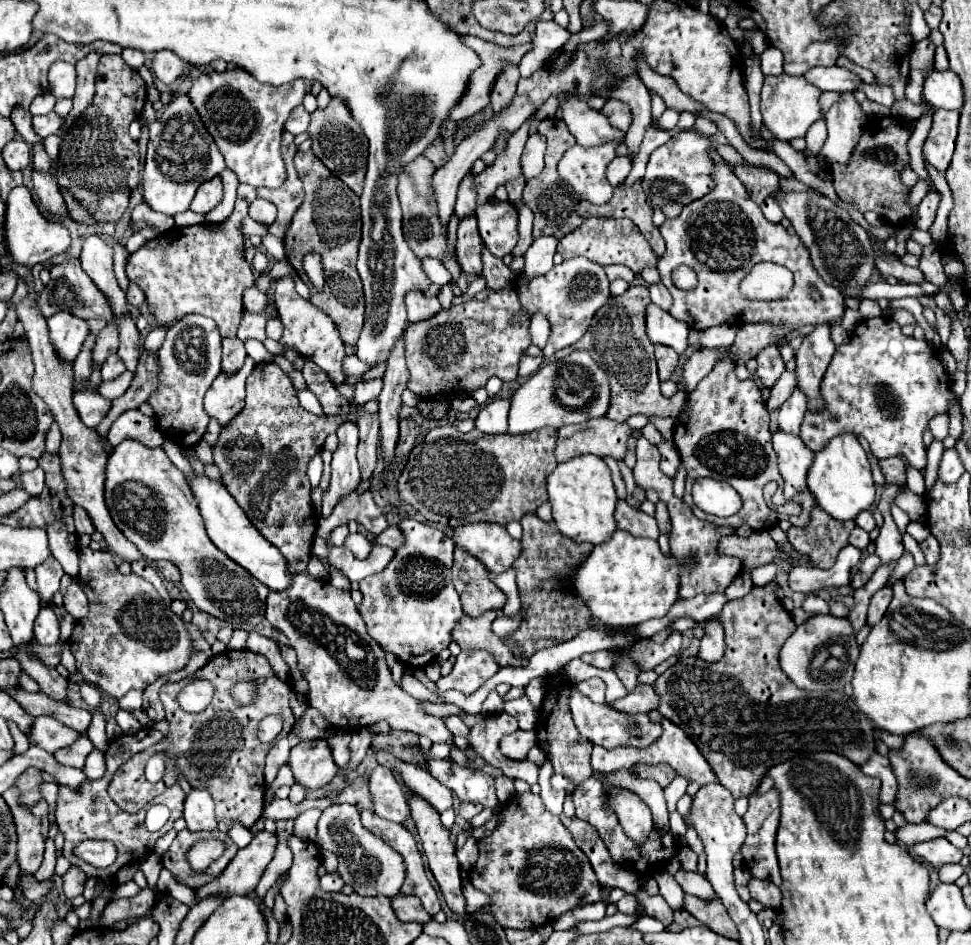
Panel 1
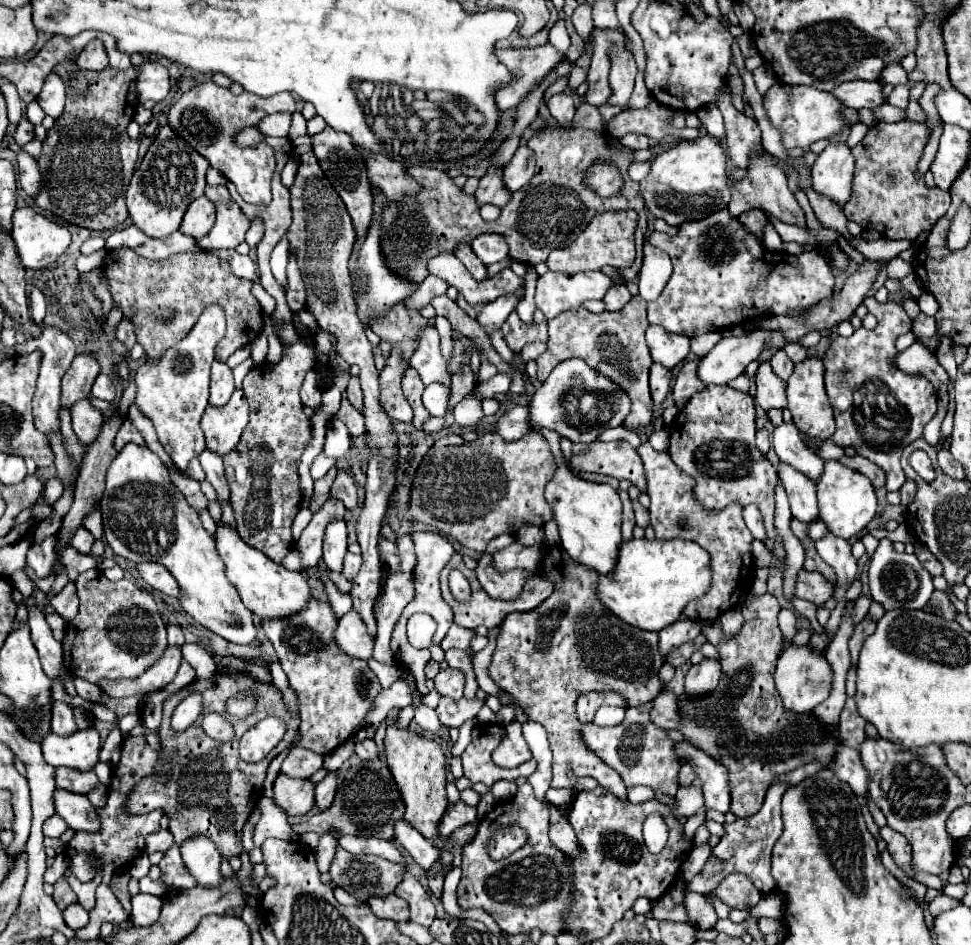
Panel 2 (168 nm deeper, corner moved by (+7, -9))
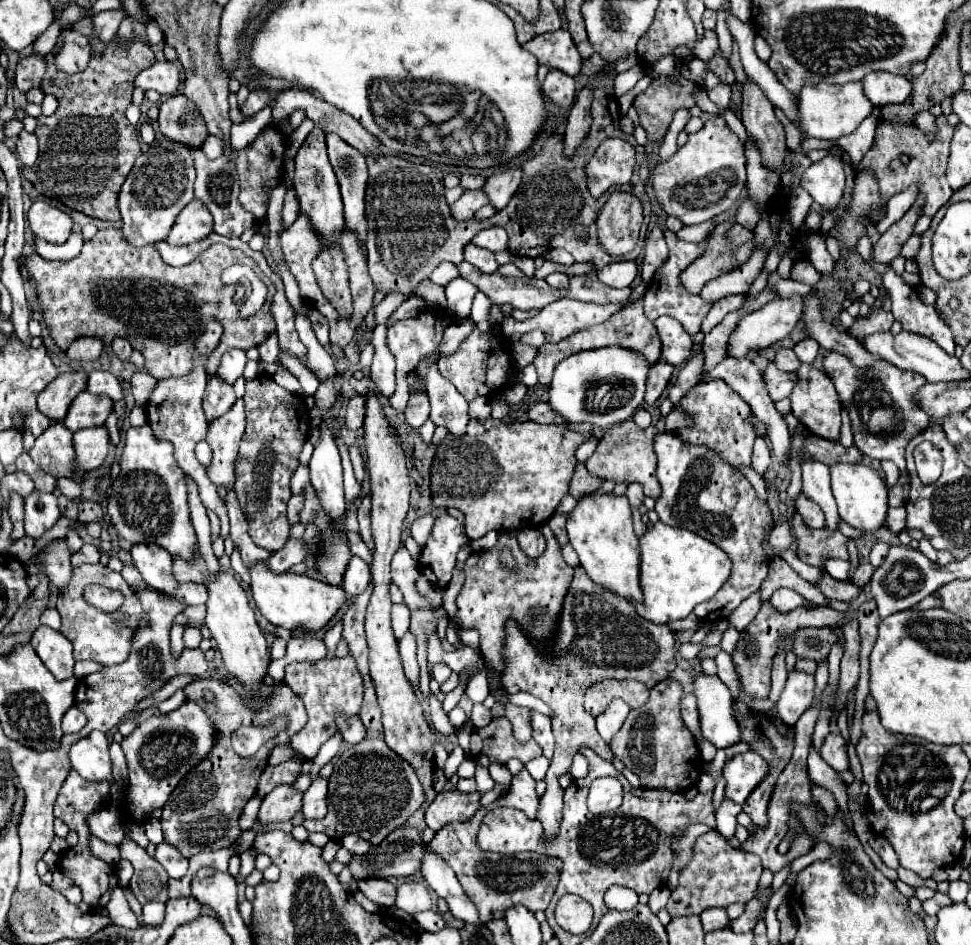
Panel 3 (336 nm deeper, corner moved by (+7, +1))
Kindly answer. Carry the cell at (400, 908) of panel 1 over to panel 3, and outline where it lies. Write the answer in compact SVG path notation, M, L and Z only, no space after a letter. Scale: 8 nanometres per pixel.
M362 879L358 881L358 889L380 907L394 907L396 903L396 887L386 879Z

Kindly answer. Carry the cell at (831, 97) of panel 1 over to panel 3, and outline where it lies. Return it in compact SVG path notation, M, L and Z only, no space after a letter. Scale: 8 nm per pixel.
M920 111L920 113L916 113L914 123L916 123L922 131L928 131L928 135L932 135L932 131L934 131L934 117L932 117L928 111Z

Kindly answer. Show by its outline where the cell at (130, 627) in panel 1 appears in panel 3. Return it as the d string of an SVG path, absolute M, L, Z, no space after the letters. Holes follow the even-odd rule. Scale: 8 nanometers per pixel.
M86 563L86 565L80 565L74 569L74 575L72 575L68 587L58 597L58 611L62 617L60 631L66 635L66 639L72 641L74 659L76 661L90 659L90 661L96 661L102 665L118 665L118 663L124 663L124 659L128 659L128 651L132 649L132 635L136 633L136 627L144 619L144 611L140 607L140 599L138 599L136 591L126 583L126 579L120 573L104 567L102 563L96 563L96 565ZM90 583L100 583L104 587L120 591L124 595L122 607L114 613L106 613L106 611L90 605L84 599L84 587Z

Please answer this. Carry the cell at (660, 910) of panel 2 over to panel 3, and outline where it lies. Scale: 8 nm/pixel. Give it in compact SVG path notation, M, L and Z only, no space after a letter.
M710 831L702 835L696 841L696 855L688 863L686 869L680 873L680 885L678 889L672 891L670 901L666 905L668 913L672 917L682 917L682 915L700 915L706 907L728 907L730 903L746 903L754 897L760 873L762 873L762 863L756 855L738 851L726 843L726 839Z

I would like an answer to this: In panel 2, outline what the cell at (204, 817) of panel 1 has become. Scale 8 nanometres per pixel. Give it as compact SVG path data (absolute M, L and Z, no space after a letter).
M190 837L180 845L184 865L194 875L200 887L218 887L224 883L220 873L220 853L208 837Z

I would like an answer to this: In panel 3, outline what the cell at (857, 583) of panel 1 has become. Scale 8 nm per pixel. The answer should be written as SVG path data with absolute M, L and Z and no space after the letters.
M862 563L862 565L856 569L856 573L854 573L854 577L852 577L852 583L854 583L856 587L864 587L864 585L870 581L872 571L874 571L874 567L872 567L870 563Z

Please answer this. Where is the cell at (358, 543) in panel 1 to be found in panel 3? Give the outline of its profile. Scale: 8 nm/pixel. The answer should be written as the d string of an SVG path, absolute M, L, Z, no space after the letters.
M352 555L352 559L348 561L348 567L344 571L344 579L342 579L342 589L350 595L356 595L356 593L362 593L366 589L370 581L370 569L368 565L358 557L358 555Z

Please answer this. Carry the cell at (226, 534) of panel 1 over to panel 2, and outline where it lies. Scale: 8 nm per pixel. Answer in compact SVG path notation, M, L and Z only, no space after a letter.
M218 525L216 549L220 553L220 559L226 565L226 575L236 585L244 605L248 605L248 609L254 615L258 615L262 621L266 621L266 619L286 619L290 615L306 611L308 601L312 597L310 585L306 581L306 573L284 569L282 565L268 559L264 553L252 549L244 541L240 541L240 535L226 525Z

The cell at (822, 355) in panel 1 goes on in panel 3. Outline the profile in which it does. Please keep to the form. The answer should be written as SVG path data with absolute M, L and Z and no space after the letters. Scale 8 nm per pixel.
M802 363L798 367L798 371L796 371L796 375L798 375L798 381L796 381L796 387L794 387L792 395L790 395L794 417L804 427L808 427L808 431L812 435L838 441L838 437L840 437L840 411L842 411L842 405L840 405L836 389L834 389L834 383L826 377L826 373L818 371L810 363Z

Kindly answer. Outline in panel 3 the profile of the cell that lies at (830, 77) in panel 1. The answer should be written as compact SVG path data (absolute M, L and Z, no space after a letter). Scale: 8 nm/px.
M872 71L862 79L864 95L876 105L884 107L888 103L904 103L906 97L912 93L912 83L906 77Z

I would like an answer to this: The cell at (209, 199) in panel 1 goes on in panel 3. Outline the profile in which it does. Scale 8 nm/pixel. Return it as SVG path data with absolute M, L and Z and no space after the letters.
M192 199L192 203L188 203L188 207L184 207L176 217L166 241L172 245L184 245L200 241L208 233L212 233L212 215L200 199Z

